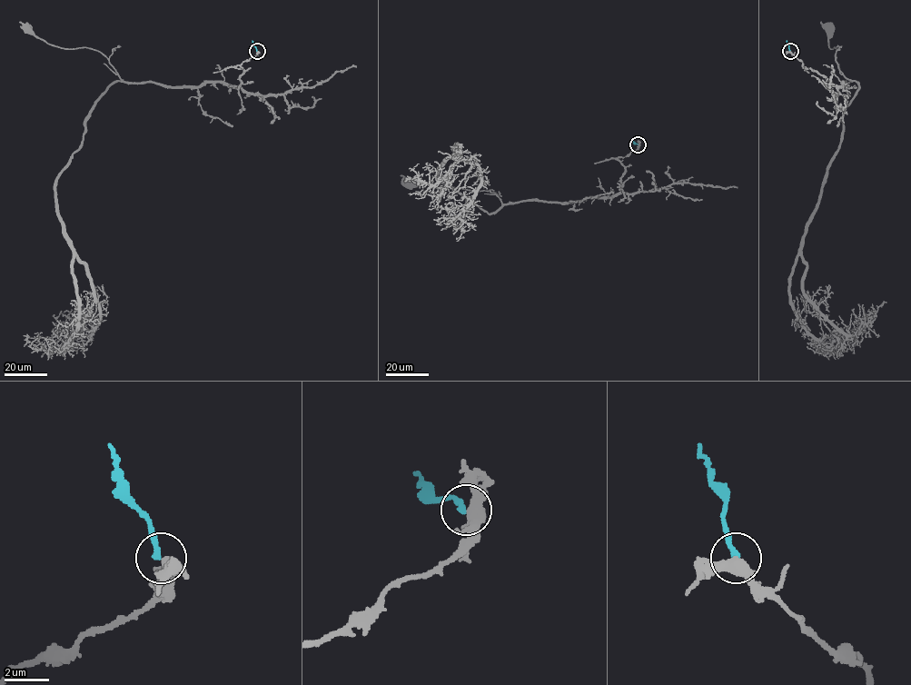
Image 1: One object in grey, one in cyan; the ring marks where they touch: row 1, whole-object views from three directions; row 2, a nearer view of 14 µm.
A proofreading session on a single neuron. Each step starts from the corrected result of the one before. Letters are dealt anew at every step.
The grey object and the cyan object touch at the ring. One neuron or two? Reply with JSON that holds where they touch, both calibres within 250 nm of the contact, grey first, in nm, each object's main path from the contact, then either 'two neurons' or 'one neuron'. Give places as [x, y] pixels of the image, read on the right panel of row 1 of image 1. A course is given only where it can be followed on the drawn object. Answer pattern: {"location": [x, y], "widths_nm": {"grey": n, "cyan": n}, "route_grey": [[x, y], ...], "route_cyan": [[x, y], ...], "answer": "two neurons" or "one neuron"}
{"location": [790, 51], "widths_nm": {"grey": 480, "cyan": 220}, "route_grey": [[789, 51], [806, 68], [848, 86], [835, 47], [829, 46], [828, 28]], "route_cyan": [[789, 51], [786, 40]], "answer": "one neuron"}

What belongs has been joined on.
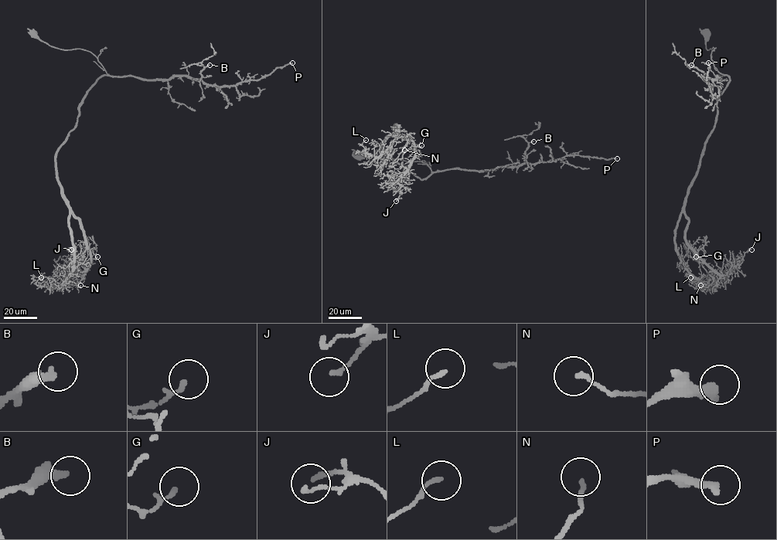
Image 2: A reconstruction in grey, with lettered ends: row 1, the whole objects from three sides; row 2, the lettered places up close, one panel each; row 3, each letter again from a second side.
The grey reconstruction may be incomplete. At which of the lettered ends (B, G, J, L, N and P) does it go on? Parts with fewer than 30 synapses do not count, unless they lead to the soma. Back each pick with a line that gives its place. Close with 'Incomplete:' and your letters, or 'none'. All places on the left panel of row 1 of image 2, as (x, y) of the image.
B: Place: (209, 65)
P: Place: (292, 62)
Incomplete: B, P

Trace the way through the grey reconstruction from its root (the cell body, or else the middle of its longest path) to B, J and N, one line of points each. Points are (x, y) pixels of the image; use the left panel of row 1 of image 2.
B: (32, 33), (52, 46), (90, 52), (110, 76), (147, 79), (176, 76), (199, 78), (200, 72), (209, 65)
J: (32, 33), (90, 52), (107, 73), (83, 97), (56, 157), (90, 253), (82, 274), (71, 249)
N: (32, 33), (52, 46), (90, 52), (107, 73), (83, 97), (56, 157), (85, 238), (69, 278), (80, 285)

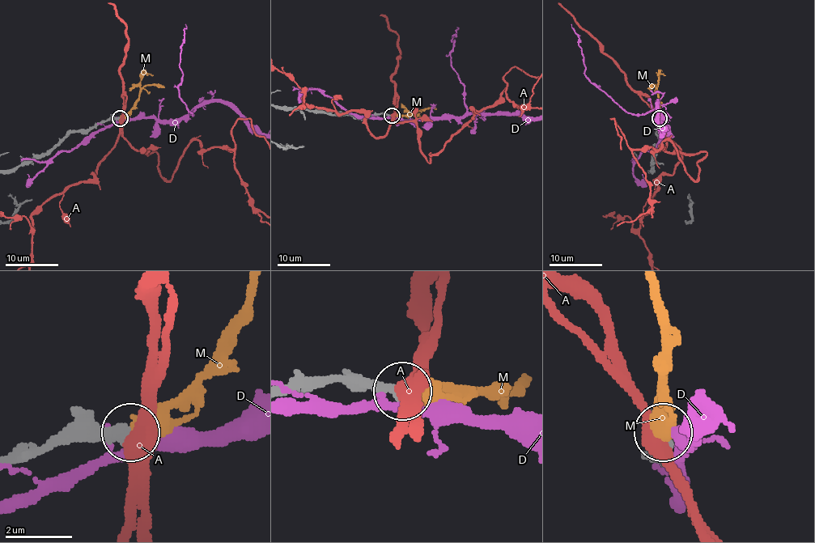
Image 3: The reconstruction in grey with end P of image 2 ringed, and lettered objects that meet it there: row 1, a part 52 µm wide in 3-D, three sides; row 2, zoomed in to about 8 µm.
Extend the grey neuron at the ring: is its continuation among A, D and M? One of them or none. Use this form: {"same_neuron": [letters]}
{"same_neuron": ["M"]}

